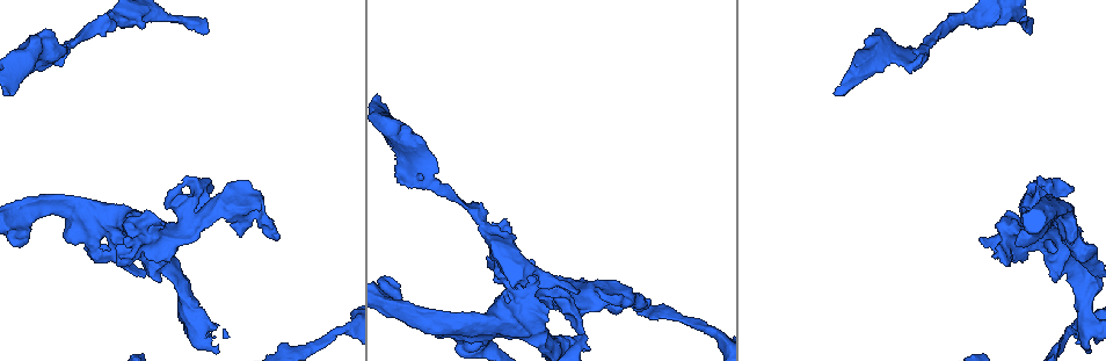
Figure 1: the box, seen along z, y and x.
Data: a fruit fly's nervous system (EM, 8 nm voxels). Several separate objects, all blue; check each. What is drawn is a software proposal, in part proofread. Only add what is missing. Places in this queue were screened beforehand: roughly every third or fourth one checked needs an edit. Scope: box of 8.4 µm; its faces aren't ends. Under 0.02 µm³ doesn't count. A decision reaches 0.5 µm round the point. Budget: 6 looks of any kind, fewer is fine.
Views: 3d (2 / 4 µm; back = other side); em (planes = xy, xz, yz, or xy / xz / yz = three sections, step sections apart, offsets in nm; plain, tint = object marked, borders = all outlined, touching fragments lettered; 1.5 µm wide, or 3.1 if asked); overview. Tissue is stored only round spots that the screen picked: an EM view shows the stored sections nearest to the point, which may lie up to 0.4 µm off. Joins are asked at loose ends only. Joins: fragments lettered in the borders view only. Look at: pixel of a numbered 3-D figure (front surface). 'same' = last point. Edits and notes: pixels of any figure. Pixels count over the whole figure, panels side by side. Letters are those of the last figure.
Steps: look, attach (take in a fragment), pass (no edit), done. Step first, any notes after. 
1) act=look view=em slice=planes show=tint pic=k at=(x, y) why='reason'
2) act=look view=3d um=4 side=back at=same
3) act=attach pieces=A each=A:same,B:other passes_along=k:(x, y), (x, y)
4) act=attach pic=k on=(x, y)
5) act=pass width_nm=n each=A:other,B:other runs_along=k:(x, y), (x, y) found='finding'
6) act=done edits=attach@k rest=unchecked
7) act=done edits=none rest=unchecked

act=look view=3d um=2 pic=1 at=(645, 309) why='free end'

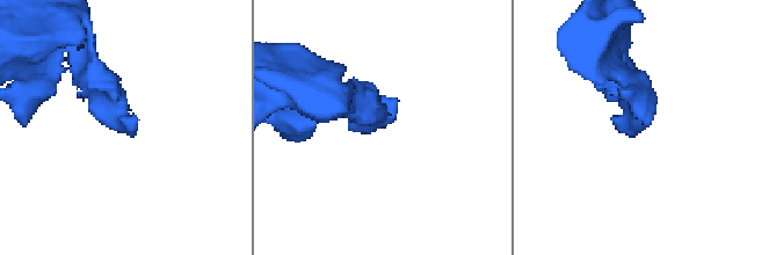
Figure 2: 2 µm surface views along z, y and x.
act=look view=em slice=planes show=borders pic=2 at=(129, 131)

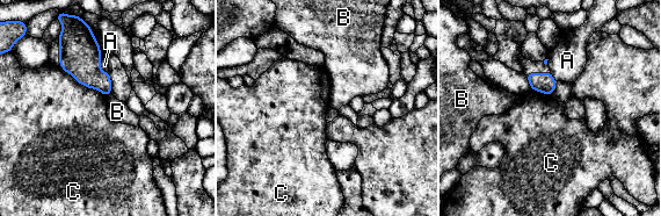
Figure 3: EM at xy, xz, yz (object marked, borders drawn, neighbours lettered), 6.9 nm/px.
act=pass each=A:other,B:other,C:other border=3:(60, 66), (80, 84), (106, 96) found='none of them fits'

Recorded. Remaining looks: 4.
act=look view=3d um=4 pic=1 at=(117, 265) why='branch stops here'

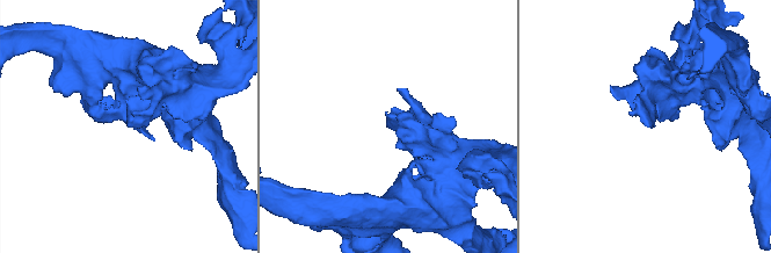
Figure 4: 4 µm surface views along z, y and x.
act=look view=em slice=planes show=borders pic=4 at=(393, 126)

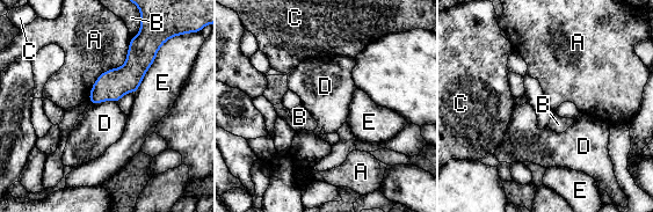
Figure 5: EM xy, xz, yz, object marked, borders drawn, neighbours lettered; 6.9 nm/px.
act=pass longest_contact=A:550nm each=A:other,B:other,C:other,D:other,E:other runs_along=5:(147, 31), (140, 57), (93, 100) found='no lettered fragment goes on from it'

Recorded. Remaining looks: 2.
act=look view=3d um=4 pic=1 at=(923, 53) why='free end'

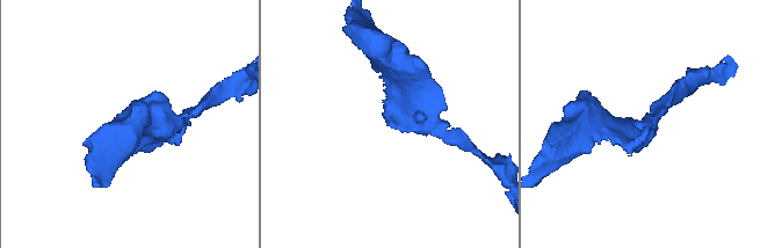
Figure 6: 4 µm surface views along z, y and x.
act=look view=em slice=planes show=borders pic=6 at=(648, 128)

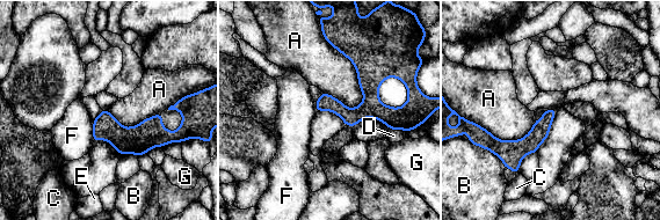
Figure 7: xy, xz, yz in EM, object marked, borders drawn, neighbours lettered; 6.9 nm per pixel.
act=pass each=A:other,B:other,C:other,D:other,E:other,F:other,G:other border=7:(321, 32), (355, 70), (355, 108) found='no lettered fragment goes on from it'

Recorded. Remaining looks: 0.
act=done edits=none rest=unchecked

